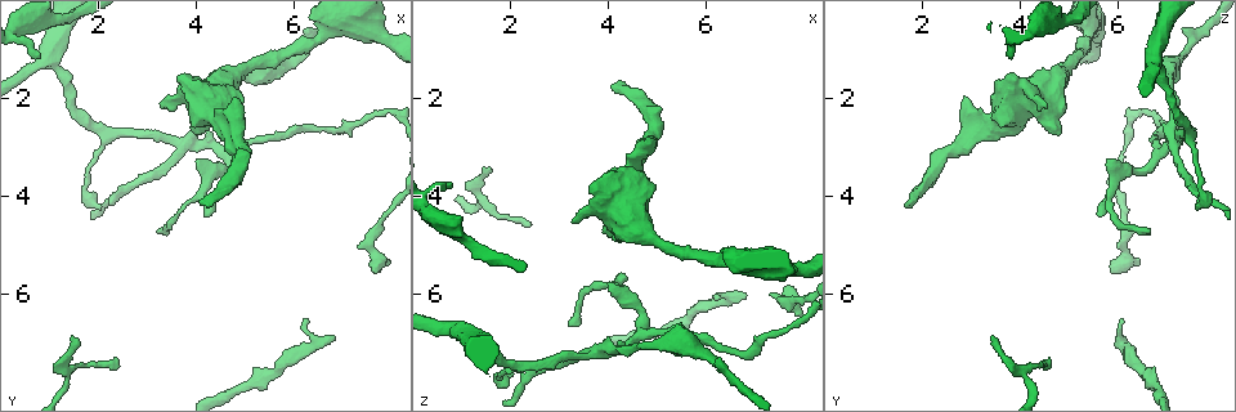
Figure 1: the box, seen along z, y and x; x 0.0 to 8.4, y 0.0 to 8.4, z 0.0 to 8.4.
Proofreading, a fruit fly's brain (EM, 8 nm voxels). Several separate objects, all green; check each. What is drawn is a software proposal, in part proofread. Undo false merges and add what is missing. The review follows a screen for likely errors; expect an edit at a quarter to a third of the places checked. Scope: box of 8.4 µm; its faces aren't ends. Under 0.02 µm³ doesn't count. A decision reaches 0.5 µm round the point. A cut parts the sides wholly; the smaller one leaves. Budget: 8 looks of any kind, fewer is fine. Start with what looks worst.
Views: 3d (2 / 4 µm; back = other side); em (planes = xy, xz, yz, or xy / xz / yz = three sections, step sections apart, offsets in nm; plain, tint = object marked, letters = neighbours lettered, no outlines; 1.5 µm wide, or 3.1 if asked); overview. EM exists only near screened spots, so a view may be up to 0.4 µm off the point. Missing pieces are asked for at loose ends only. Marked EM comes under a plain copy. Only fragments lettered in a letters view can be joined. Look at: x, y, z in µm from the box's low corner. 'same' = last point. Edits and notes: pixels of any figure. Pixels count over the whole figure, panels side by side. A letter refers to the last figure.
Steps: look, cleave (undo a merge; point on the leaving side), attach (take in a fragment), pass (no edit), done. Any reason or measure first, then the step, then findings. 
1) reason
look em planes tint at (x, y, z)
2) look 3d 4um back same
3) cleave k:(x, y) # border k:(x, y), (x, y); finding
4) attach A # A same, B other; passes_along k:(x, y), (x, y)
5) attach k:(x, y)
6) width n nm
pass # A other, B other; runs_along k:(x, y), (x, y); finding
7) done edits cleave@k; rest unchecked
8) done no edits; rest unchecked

look em planes letters at (4.05, 4.10, 1.75)

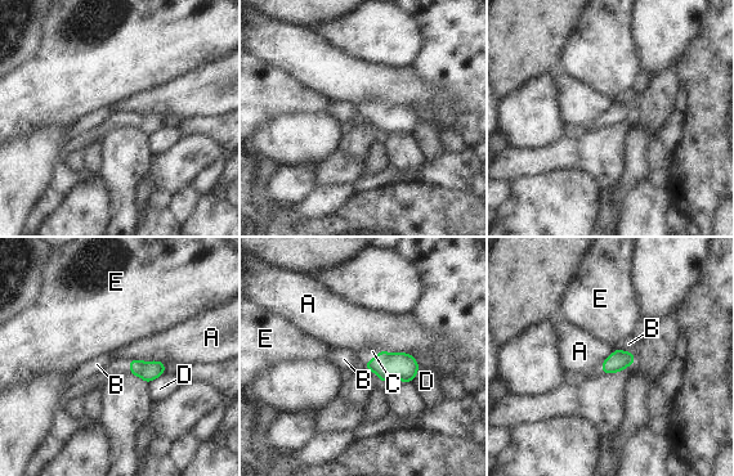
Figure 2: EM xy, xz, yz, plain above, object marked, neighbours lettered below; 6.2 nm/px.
attach C # A other, B other, C same, D other, E other; passes_along 2:(401, 367), (374, 358), (362, 356); the neuron continues

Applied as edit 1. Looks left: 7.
look overview

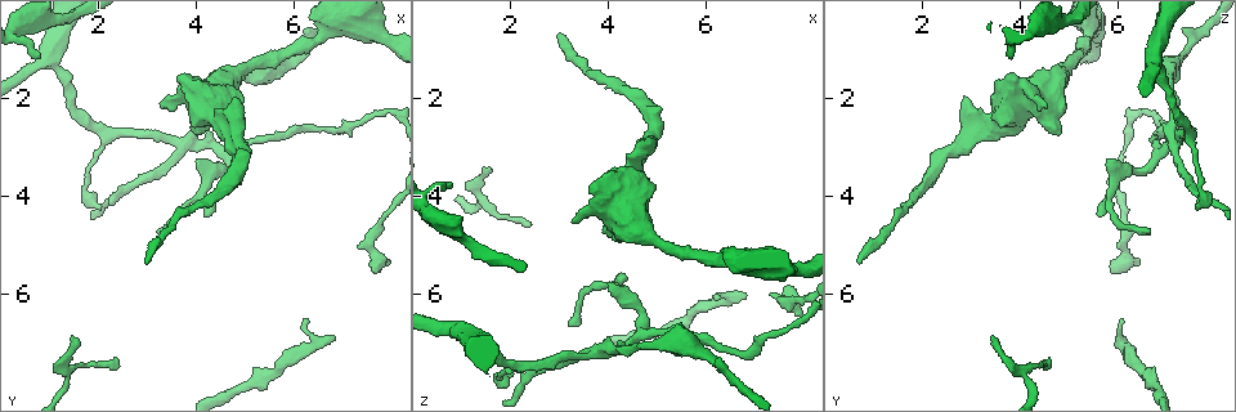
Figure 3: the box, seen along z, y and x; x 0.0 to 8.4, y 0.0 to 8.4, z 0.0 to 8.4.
look 3d 2um at (0.80, 1.15, 3.80)

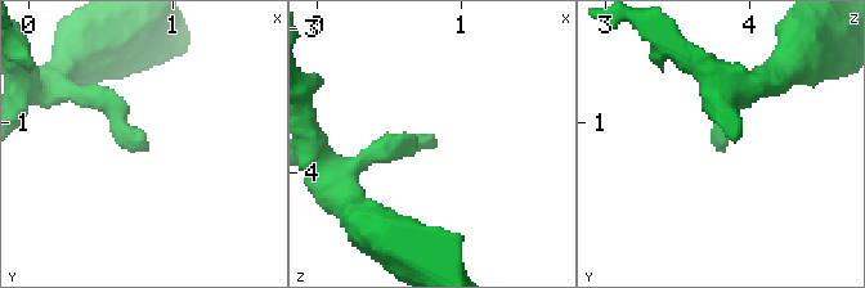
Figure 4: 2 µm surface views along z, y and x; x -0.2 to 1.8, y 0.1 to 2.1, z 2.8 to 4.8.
look em xz step 8 tint at (0.86, 1.18, 3.76)

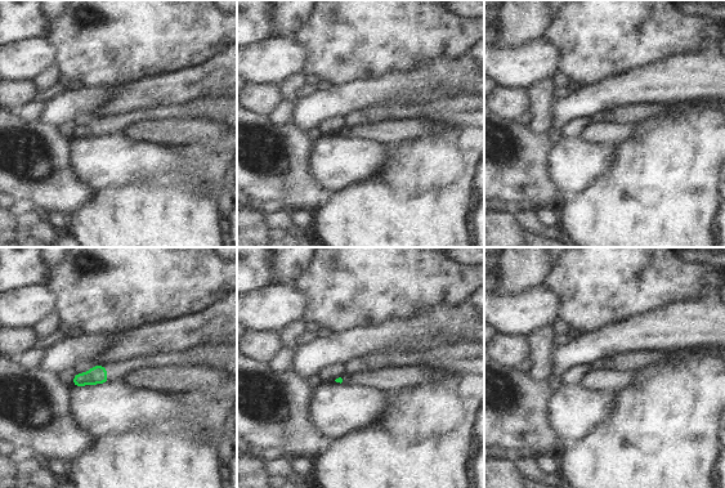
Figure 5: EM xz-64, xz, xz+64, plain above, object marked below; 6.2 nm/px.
look em xy step 8 letters same

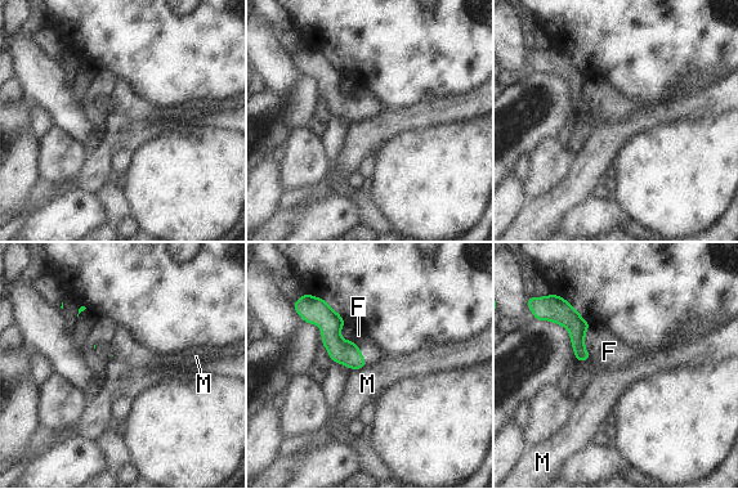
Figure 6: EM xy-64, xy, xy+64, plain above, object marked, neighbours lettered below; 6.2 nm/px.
pass # F other, M other; runs_along 6:(320, 308), (330, 335), (361, 364); no lettered fragment goes on from it

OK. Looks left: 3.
free end
look em xz step 4 letters at (6.85, 6.90, 6.00)

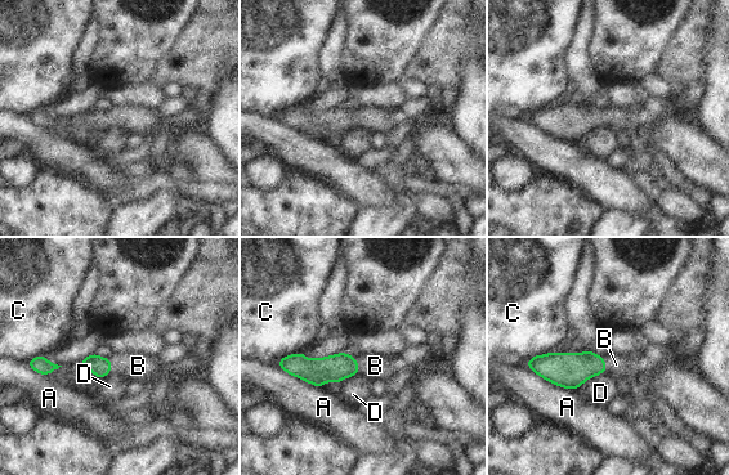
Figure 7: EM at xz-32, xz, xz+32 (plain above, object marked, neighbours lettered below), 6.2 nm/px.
width 120 nm
attach B # A other, B same, C other, D other; passes_along 7:(335, 368), (358, 366), (375, 366); the neuron continues

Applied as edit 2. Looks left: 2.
done edits attach@2, attach@7; rest unchecked

